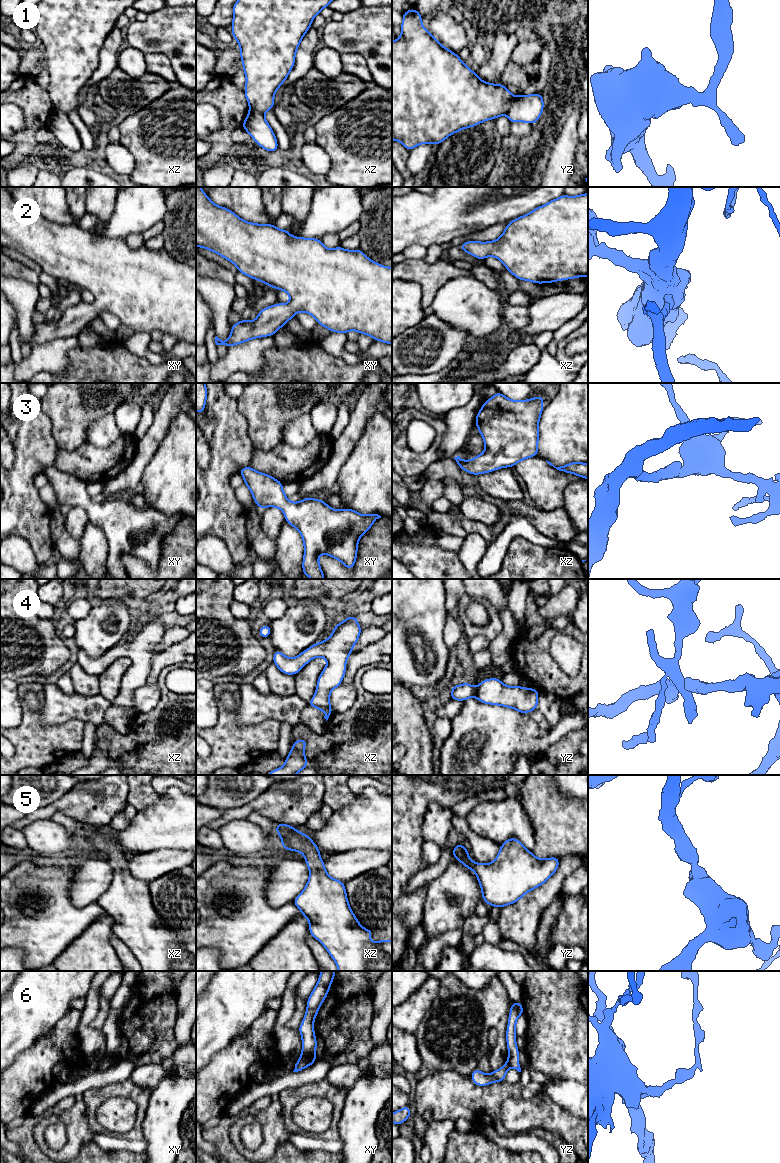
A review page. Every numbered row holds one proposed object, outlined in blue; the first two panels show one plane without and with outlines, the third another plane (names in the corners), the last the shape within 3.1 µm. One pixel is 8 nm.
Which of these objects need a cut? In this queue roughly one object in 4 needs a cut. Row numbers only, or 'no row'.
1, 6

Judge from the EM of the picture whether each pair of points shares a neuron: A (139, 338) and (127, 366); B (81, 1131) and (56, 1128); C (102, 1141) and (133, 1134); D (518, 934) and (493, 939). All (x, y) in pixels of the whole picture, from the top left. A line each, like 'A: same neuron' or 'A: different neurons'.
A: different neurons
B: different neurons
C: different neurons
D: different neurons

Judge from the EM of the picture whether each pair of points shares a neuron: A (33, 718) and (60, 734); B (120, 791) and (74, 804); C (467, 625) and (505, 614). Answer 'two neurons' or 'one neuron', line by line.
A: one neuron
B: one neuron
C: two neurons

